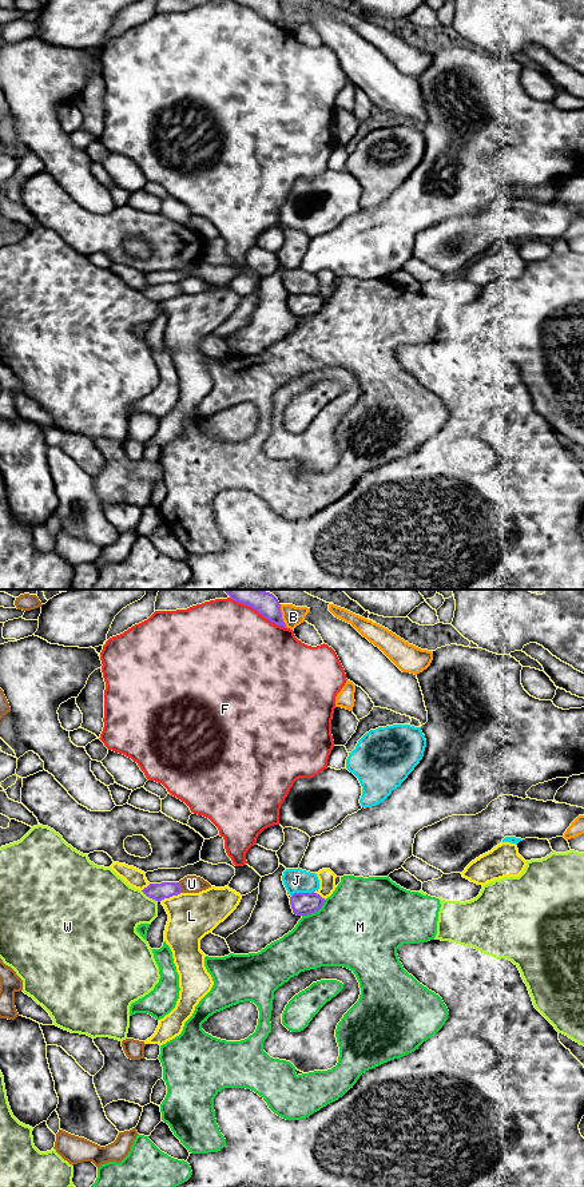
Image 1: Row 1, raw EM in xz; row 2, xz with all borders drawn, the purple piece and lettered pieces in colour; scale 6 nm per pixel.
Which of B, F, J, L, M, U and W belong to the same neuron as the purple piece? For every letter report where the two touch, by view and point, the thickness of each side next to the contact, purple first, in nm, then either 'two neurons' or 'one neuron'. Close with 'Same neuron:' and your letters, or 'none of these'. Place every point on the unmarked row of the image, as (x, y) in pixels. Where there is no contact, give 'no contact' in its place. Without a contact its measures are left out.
B: contact xz (281, 18); calibres 130 and 120 nm; two neurons
F: contact xz (259, 14); calibres 130 and 500 nm; two neurons
J: contact xz (302, 294); calibres 140 and 140 nm; two neurons
L: contact xz (170, 297); calibres 110 and 280 nm; two neurons
M: contact xz (314, 313); calibres 140 and 460 nm; two neurons
U: contact xz (179, 289); calibres 110 and 110 nm; two neurons
W: contact xz (150, 298); calibres 110 and 360 nm; two neurons
Same neuron: none of these

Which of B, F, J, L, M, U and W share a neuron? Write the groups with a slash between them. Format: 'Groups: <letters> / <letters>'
Groups: B / F / J / L / M / U / W

